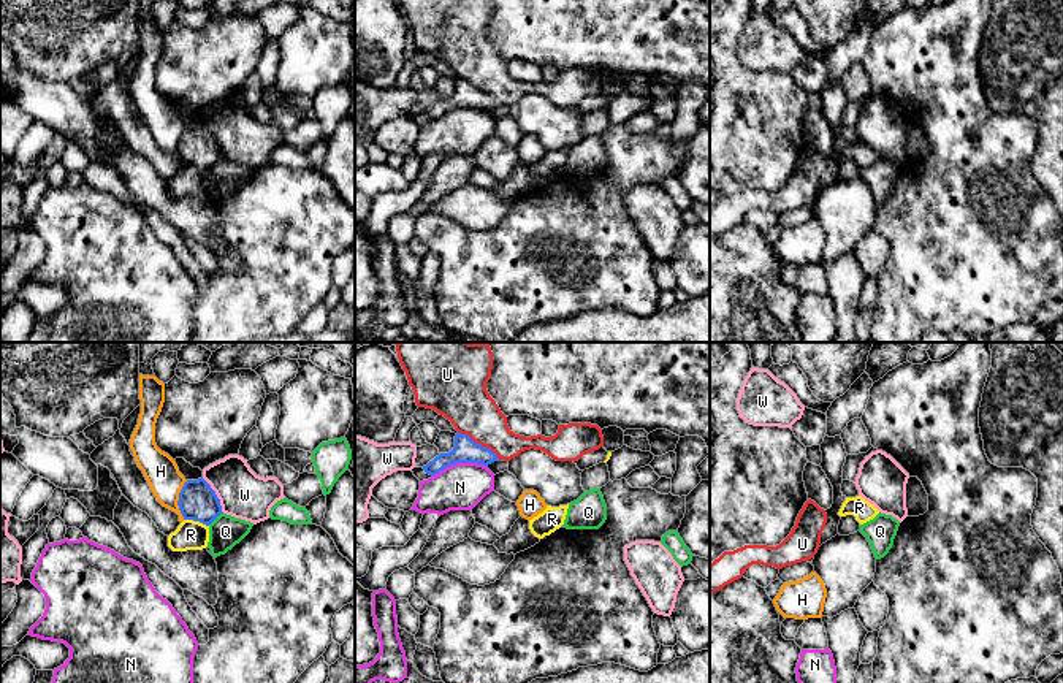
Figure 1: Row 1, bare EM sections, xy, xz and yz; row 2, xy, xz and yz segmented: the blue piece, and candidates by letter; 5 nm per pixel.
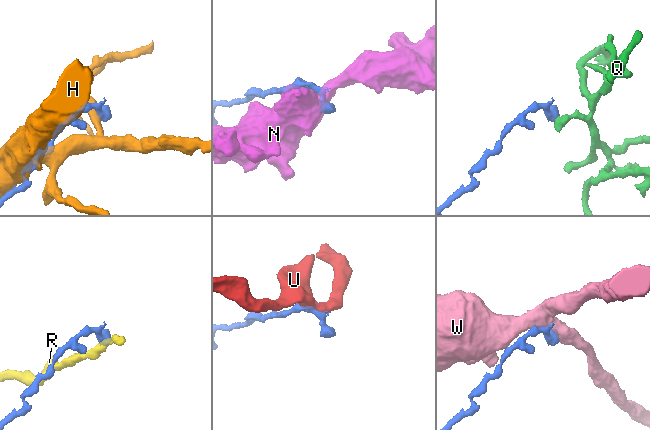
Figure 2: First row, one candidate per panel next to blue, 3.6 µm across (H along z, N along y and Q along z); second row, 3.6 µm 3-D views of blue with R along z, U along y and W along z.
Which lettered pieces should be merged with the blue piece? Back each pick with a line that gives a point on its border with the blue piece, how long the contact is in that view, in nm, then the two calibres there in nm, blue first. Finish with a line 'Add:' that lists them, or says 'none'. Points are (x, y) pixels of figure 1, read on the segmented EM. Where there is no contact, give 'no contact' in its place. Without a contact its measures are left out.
Add: none

